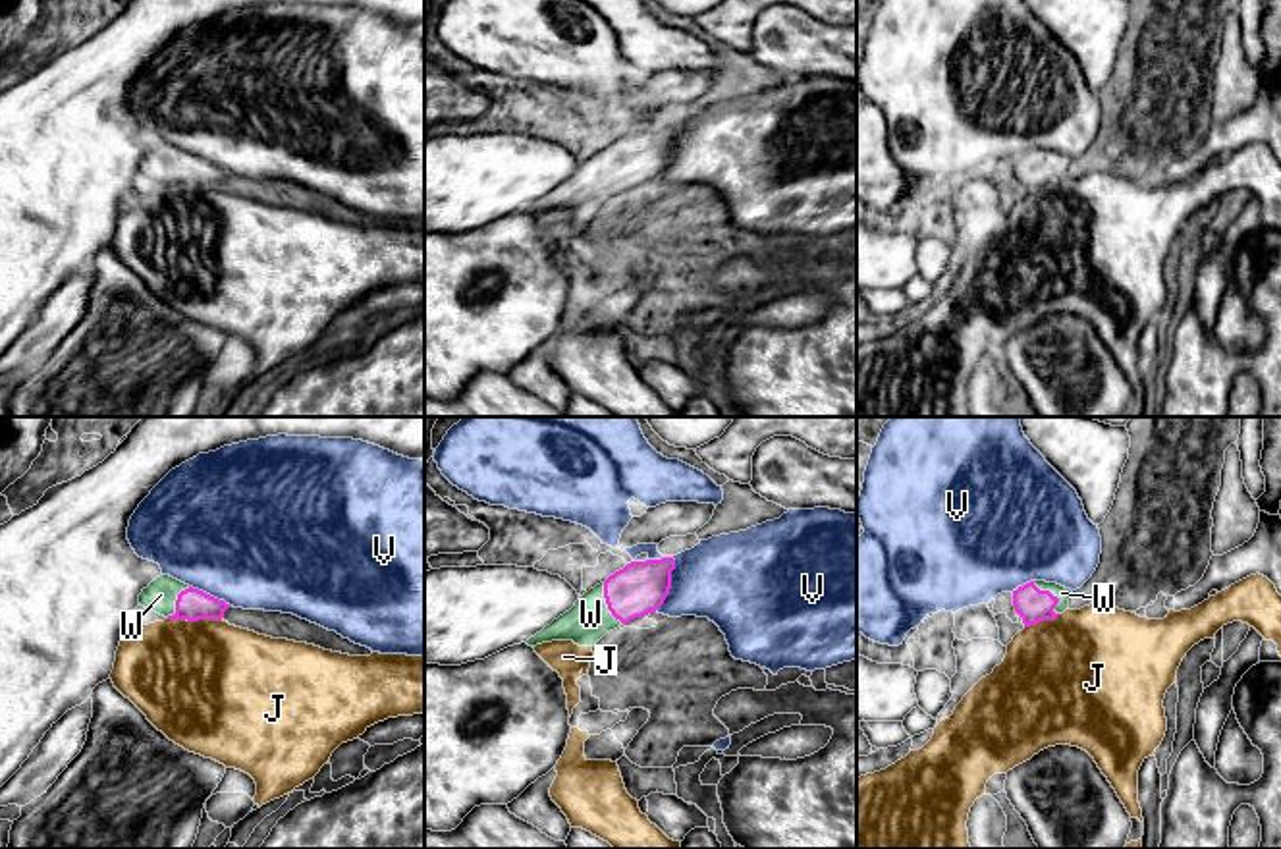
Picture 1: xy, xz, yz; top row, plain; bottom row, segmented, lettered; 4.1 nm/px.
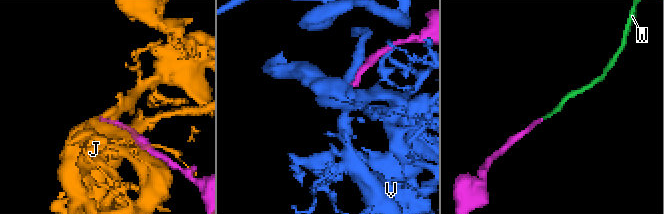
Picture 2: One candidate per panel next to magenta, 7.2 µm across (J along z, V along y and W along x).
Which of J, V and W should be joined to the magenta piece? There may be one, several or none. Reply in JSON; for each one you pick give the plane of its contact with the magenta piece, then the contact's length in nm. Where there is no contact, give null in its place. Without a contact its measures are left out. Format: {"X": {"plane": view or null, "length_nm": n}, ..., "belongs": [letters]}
{"W": {"plane": "yz", "length_nm": 180}, "belongs": ["W"]}

